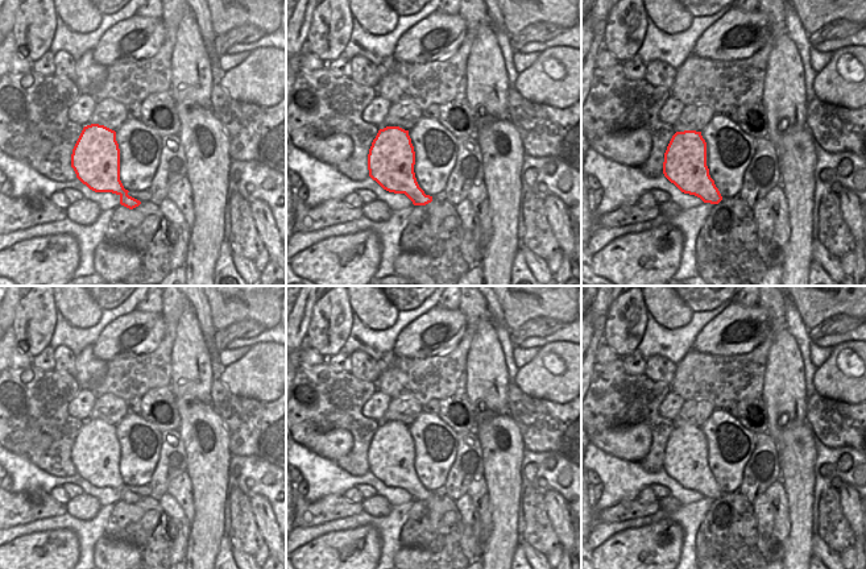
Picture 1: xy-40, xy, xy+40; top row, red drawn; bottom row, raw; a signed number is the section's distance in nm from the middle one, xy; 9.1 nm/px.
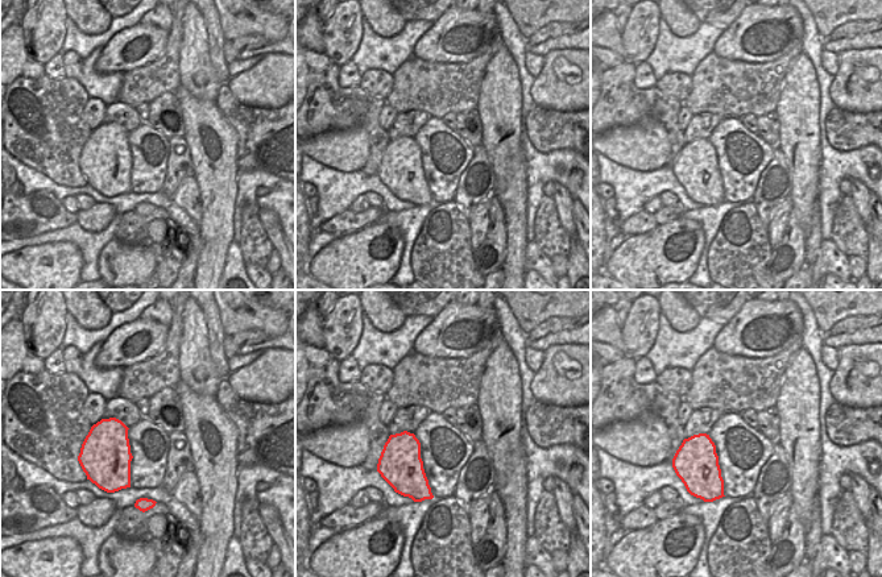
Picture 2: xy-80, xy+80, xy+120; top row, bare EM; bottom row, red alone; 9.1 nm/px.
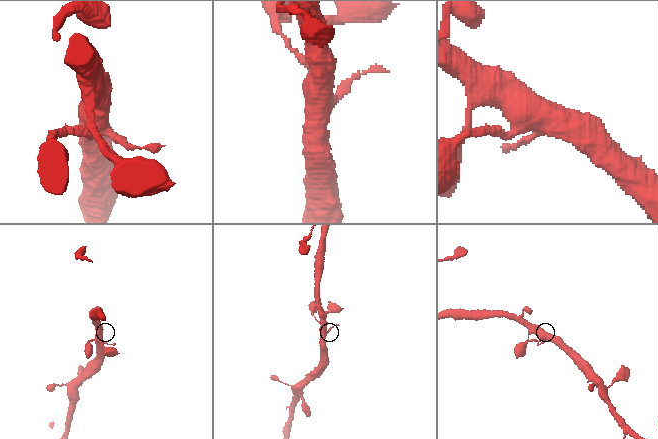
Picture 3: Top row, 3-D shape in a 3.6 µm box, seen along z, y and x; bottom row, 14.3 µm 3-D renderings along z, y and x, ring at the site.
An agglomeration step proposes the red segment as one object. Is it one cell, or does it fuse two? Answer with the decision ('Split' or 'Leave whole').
Leave whole.

